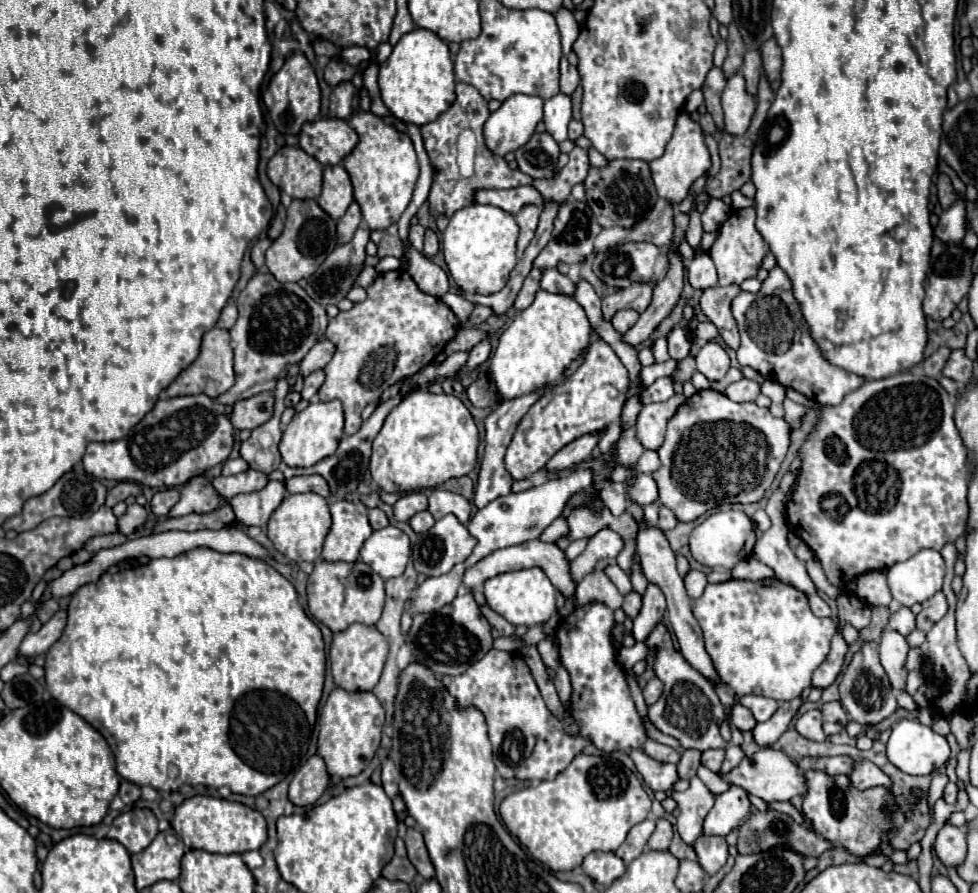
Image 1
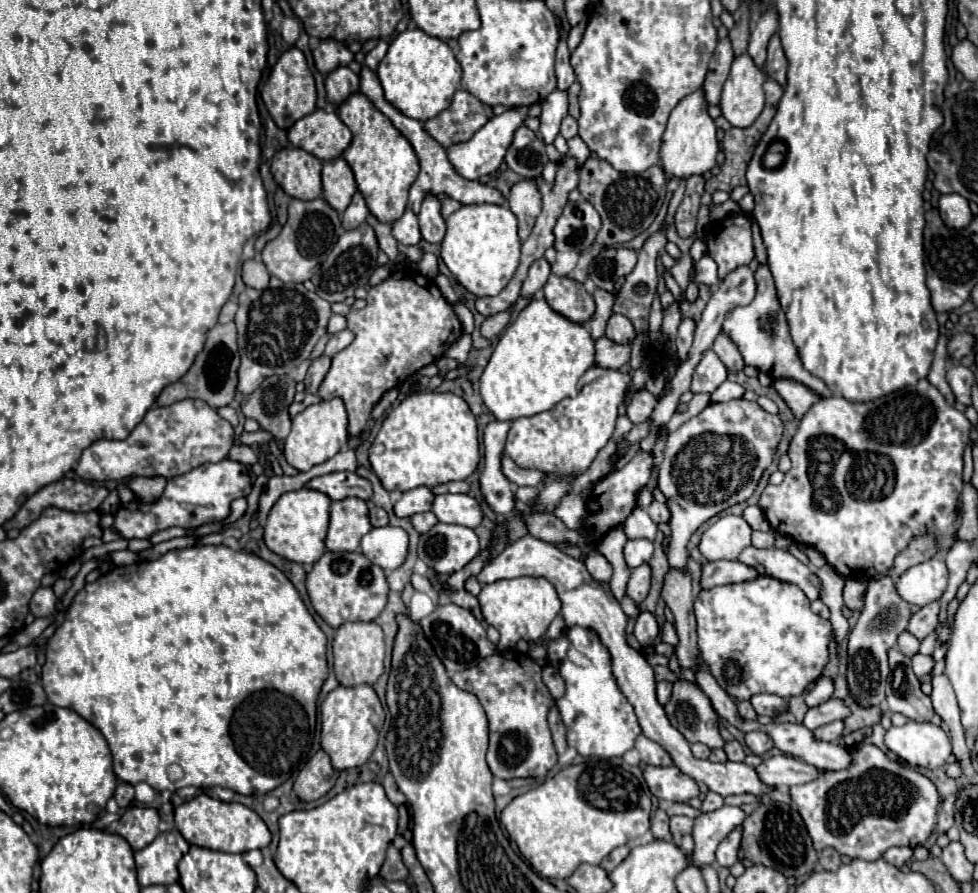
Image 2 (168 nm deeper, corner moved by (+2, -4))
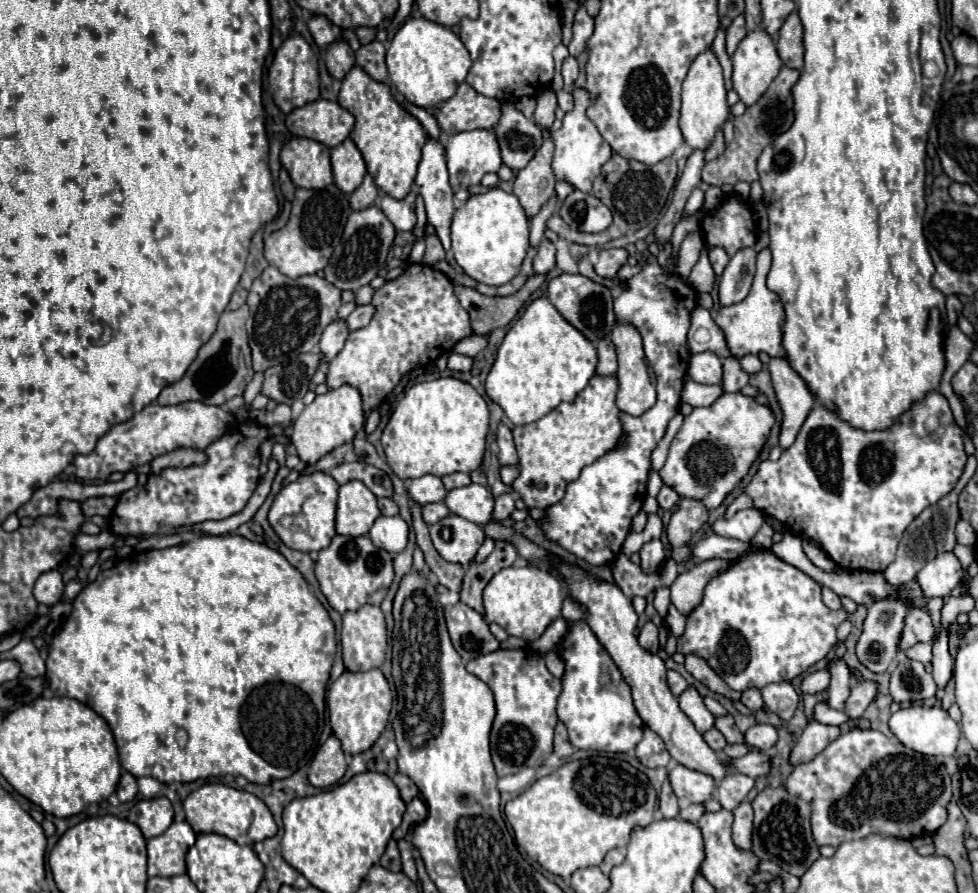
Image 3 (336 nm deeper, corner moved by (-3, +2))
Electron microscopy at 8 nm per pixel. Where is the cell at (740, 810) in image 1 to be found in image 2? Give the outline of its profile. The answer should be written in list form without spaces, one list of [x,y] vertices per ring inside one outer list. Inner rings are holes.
[[[721,807],[713,813],[703,813],[695,819],[693,827],[693,839],[695,839],[695,851],[691,855],[691,863],[695,867],[705,867],[715,863],[715,849],[717,845],[745,819],[745,813],[741,807]]]

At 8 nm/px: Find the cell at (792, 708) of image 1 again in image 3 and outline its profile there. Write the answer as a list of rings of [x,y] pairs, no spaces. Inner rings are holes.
[[[756,723],[754,727],[750,727],[744,733],[744,741],[750,747],[758,749],[758,751],[768,751],[778,741],[778,731],[772,725],[760,725],[760,723]]]

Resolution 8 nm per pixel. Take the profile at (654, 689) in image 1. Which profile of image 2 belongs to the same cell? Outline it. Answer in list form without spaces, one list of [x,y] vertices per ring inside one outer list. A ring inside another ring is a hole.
[[[659,681],[657,683],[657,699],[659,699],[661,705],[667,705],[669,703],[671,689],[673,689],[673,683],[671,681]]]

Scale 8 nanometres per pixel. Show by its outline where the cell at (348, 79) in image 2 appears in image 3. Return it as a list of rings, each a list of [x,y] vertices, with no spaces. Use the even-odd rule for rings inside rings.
[[[338,41],[326,49],[326,67],[334,79],[344,79],[344,75],[356,65],[354,51],[346,41]]]

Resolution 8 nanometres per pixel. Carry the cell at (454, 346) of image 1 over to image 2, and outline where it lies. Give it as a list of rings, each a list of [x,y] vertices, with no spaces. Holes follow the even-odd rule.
[[[509,307],[507,311],[501,311],[497,315],[487,317],[481,325],[481,335],[487,339],[493,339],[497,333],[501,333],[507,327],[507,323],[511,321],[511,313],[513,313],[513,307]]]

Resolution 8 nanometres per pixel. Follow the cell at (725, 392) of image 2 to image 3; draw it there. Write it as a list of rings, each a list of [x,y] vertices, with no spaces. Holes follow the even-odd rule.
[[[690,375],[684,379],[684,389],[680,395],[681,403],[688,403],[692,407],[708,407],[724,393],[722,385],[702,385],[692,381]]]

